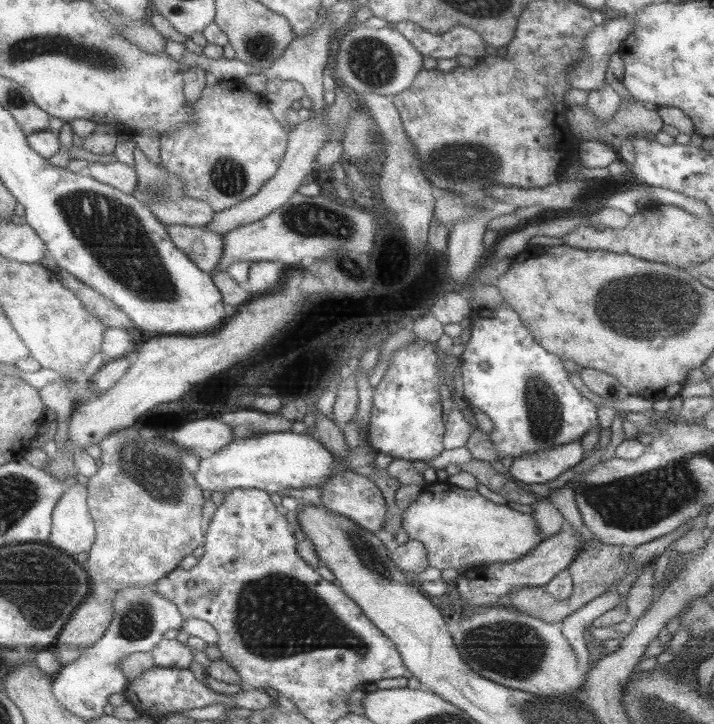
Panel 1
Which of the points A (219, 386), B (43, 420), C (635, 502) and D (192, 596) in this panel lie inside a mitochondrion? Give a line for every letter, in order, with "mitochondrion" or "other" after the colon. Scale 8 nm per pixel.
A: other
B: other
C: mitochondrion
D: other

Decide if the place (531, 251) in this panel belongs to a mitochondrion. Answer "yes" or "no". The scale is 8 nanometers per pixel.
no

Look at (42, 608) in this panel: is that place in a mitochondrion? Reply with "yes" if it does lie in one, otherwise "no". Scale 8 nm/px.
yes

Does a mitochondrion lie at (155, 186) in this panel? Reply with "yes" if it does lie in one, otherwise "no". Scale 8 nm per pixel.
yes

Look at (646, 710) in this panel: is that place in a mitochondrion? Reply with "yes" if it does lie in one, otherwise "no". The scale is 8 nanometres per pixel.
yes

